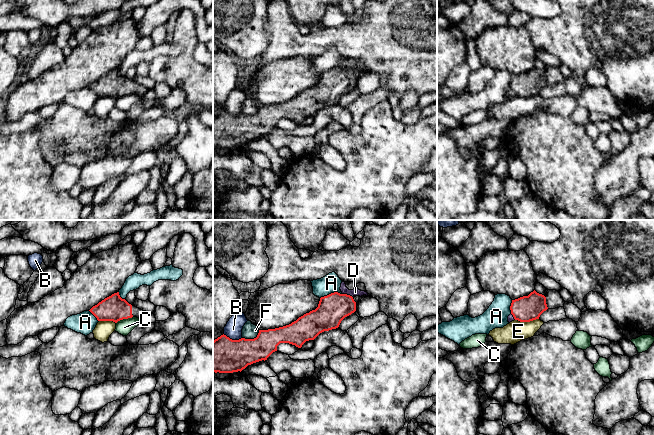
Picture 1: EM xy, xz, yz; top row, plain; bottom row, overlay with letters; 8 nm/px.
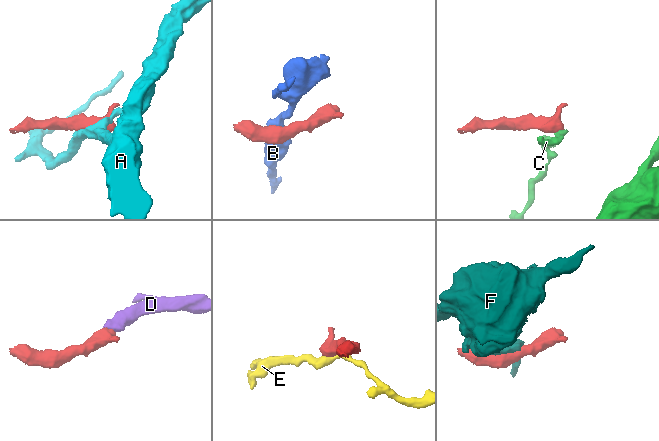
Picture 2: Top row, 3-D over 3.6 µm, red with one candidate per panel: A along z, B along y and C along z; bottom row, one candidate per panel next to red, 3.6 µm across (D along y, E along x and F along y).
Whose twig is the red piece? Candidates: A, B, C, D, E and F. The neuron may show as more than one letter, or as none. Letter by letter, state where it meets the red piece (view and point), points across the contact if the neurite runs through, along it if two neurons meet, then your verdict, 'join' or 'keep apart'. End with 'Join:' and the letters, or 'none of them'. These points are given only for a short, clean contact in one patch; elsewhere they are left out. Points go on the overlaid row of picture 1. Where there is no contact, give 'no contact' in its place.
A: xz (331, 293) | keep apart
B: xz (231, 339) | along xz (223, 334), (232, 339), (241, 338) | keep apart
C: xy (124, 318) | along xy (132, 316), (120, 319), (116, 323) | keep apart
D: xz (346, 294) | across xz (332, 309), (346, 294), (355, 292) | join
E: yz (526, 321) | along yz (538, 318), (532, 321), (515, 320) | keep apart
F: xz (252, 339) | along xz (259, 330), (258, 334), (253, 338), (242, 338) | keep apart
Join: D

